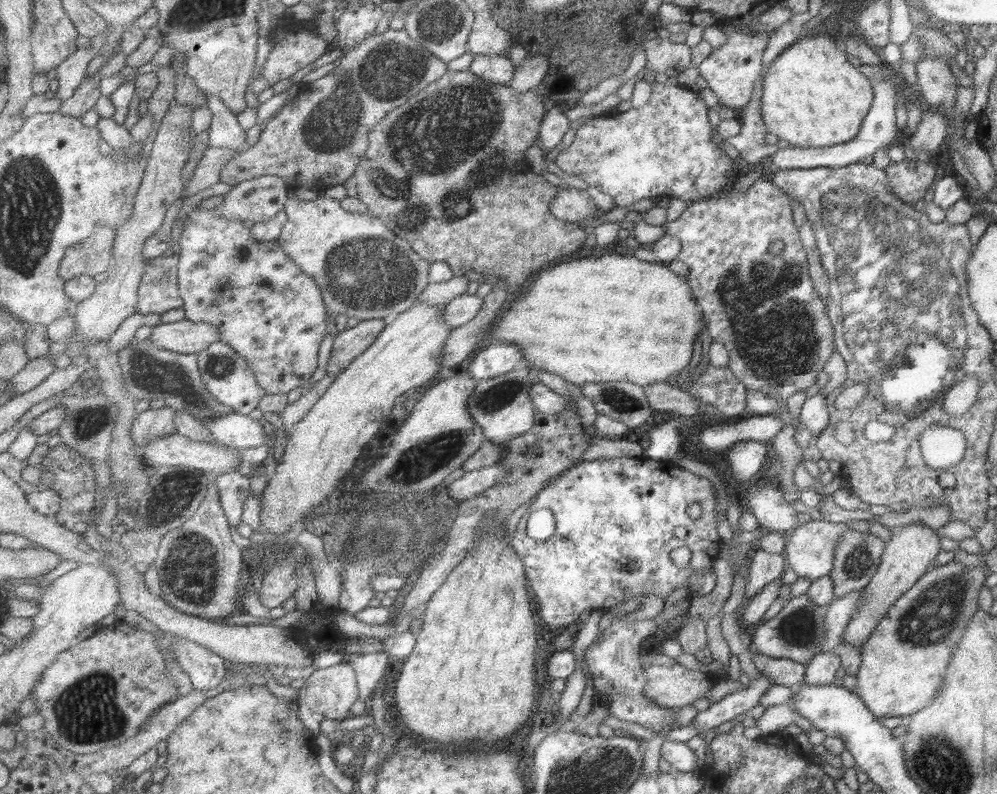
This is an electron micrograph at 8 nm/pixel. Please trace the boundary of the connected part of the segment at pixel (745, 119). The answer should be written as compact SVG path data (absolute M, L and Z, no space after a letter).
M760 74L748 104L737 112L740 122L739 133L726 140L737 151L738 157L748 165L760 163L763 158L769 157L779 150L777 146L764 142L767 132L760 114L762 79L763 76Z

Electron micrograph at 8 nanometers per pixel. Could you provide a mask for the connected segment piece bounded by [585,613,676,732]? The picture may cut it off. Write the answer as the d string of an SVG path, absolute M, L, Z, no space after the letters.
M617 614L615 618L611 618L611 624L585 649L586 668L592 678L594 691L608 697L609 716L635 722L655 732L661 727L674 728L676 710L660 708L644 696L645 670L642 656L639 655L639 644L649 636L659 636L658 631L662 626L657 626L653 618L632 620L626 618L626 615Z

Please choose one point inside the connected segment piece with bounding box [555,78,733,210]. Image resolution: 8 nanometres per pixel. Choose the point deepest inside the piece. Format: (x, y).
(661, 148)

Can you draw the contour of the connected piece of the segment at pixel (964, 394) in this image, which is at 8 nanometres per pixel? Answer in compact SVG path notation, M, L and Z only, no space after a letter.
M965 376L963 380L957 381L943 396L941 409L951 415L963 415L973 402L977 400L981 380L975 376Z

